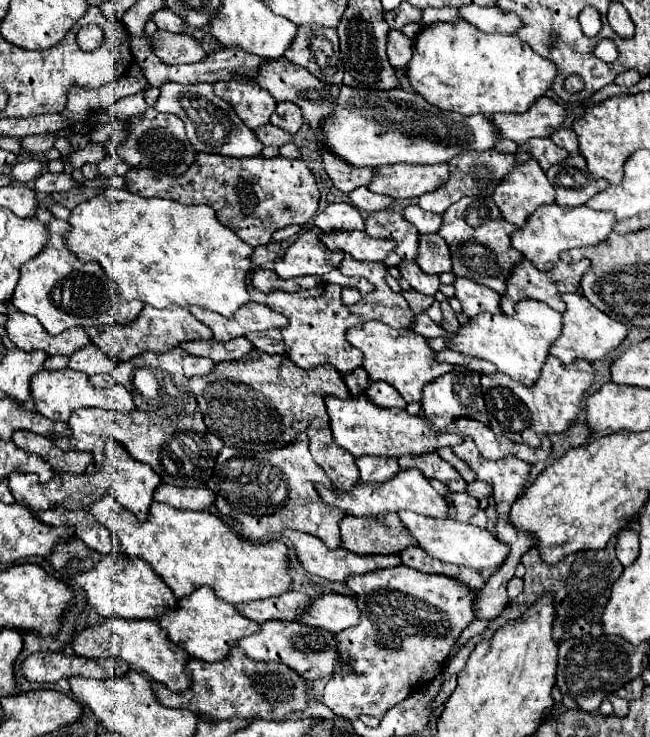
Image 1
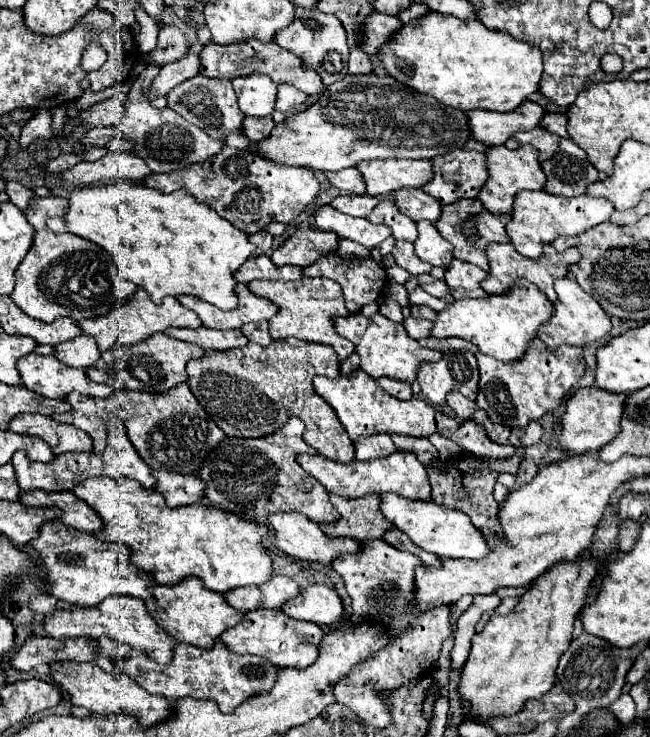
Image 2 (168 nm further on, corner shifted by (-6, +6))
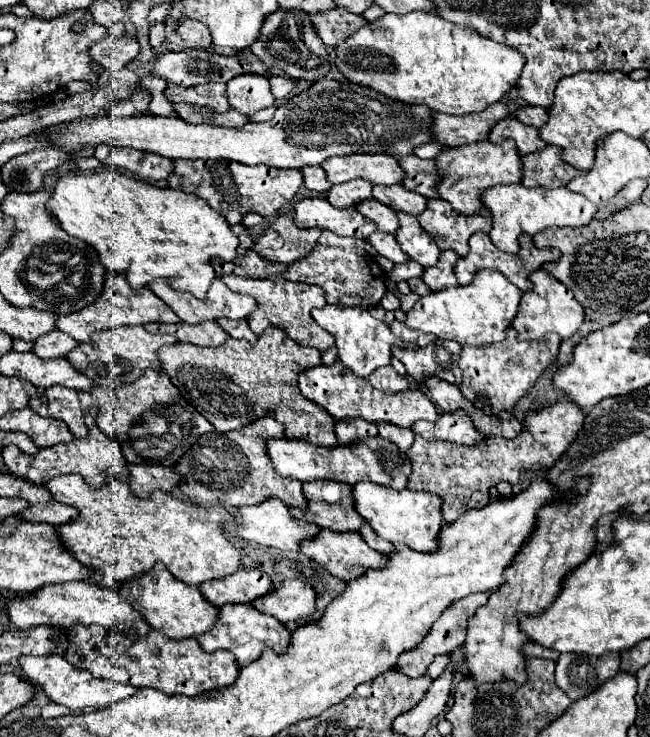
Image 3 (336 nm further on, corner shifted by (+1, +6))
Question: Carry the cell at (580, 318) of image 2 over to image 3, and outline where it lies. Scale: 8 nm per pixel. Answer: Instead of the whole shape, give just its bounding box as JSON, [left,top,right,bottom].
[511,269,585,341]

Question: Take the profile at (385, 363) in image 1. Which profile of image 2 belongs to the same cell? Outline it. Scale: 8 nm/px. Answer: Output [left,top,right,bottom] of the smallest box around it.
[334,313,442,383]

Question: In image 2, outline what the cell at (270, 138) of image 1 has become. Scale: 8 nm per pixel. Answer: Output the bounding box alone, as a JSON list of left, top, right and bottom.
[244,115,276,141]

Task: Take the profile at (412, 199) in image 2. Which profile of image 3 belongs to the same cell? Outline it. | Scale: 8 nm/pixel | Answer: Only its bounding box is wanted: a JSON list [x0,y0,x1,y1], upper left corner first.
[373,185,427,215]

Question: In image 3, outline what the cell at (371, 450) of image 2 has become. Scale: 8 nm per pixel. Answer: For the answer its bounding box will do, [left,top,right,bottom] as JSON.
[335,419,377,443]

